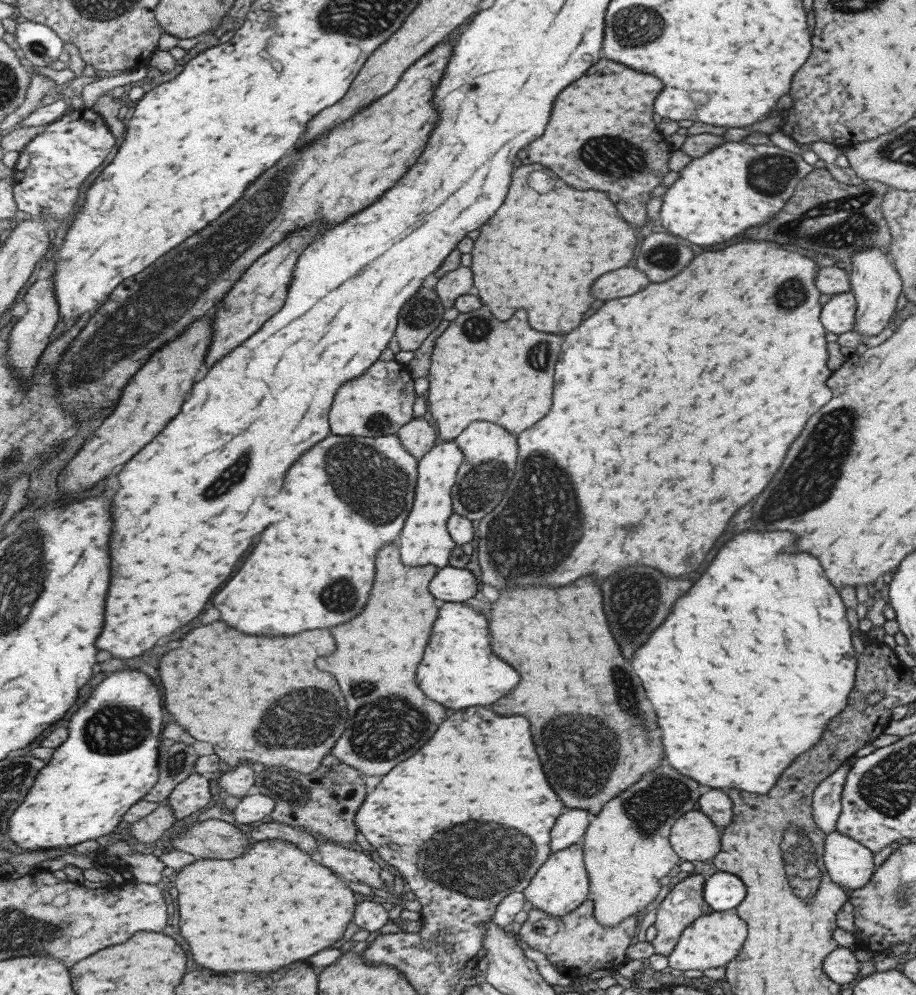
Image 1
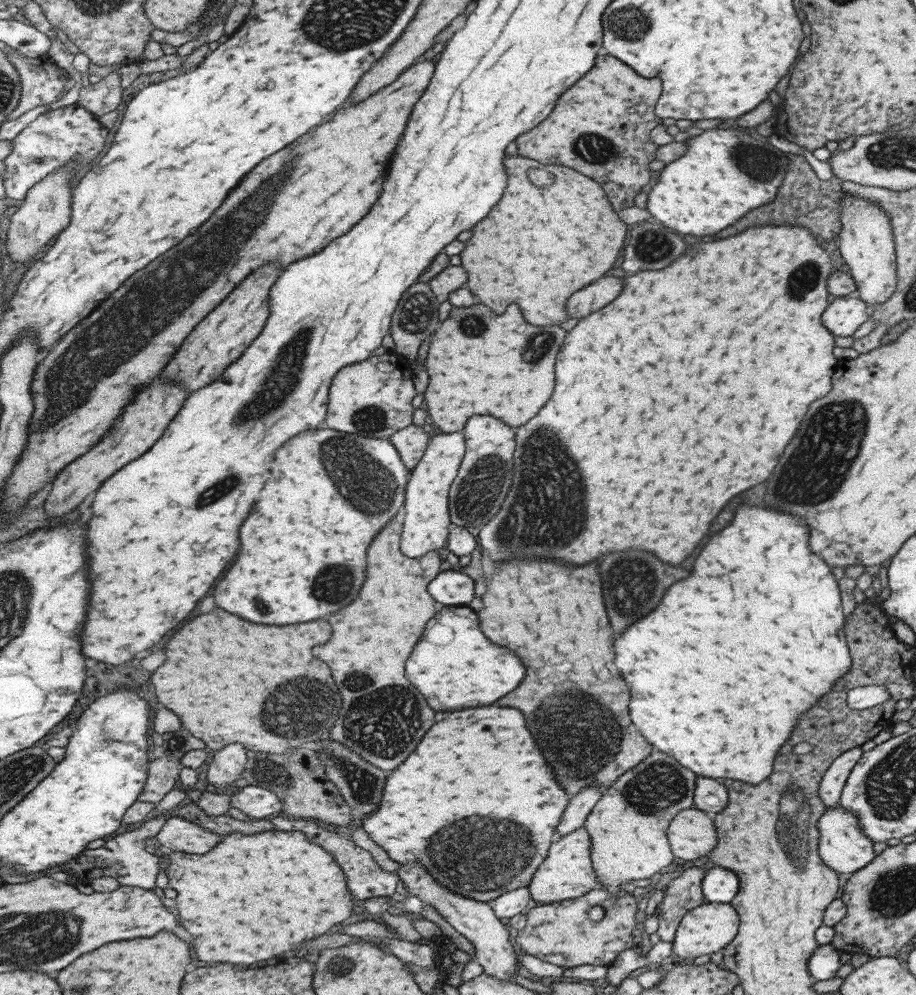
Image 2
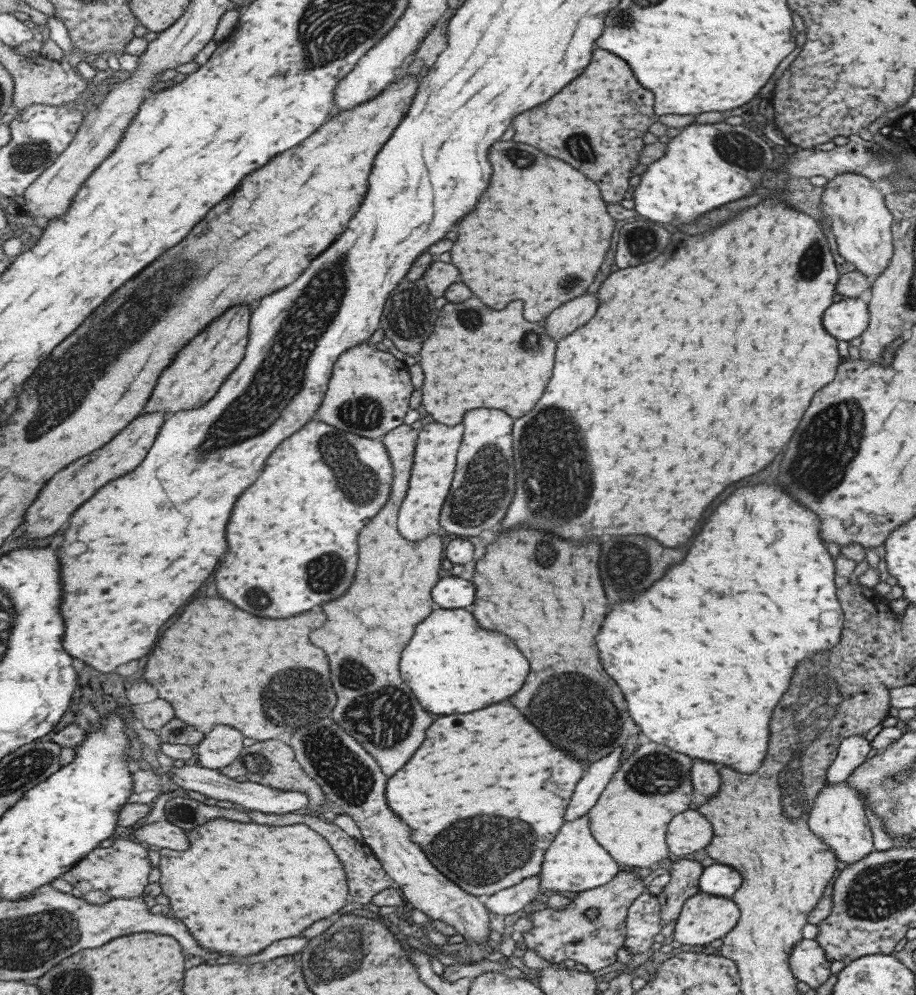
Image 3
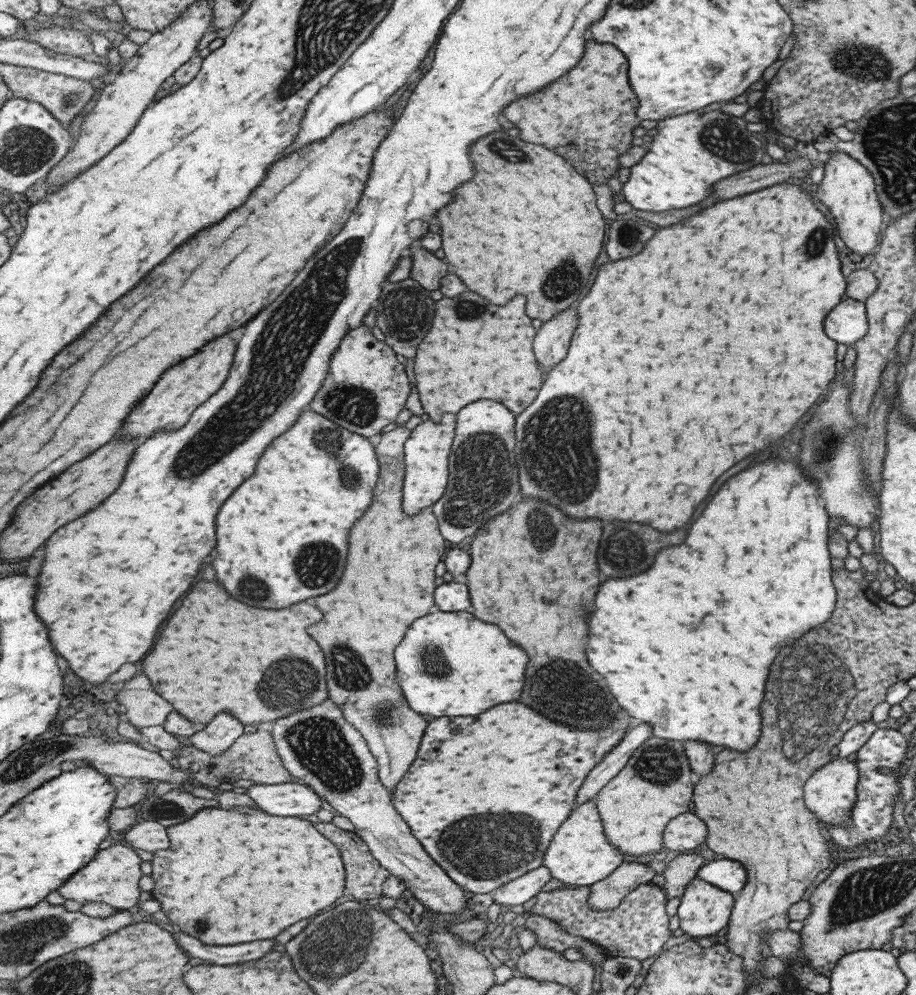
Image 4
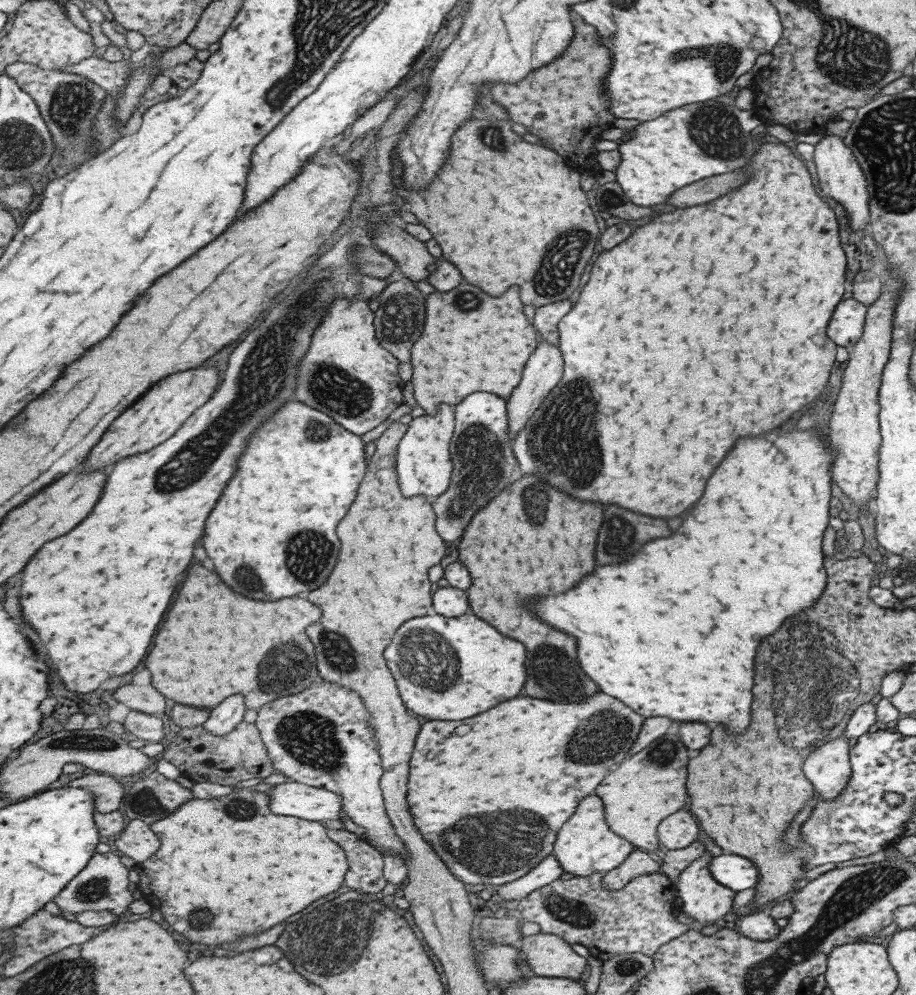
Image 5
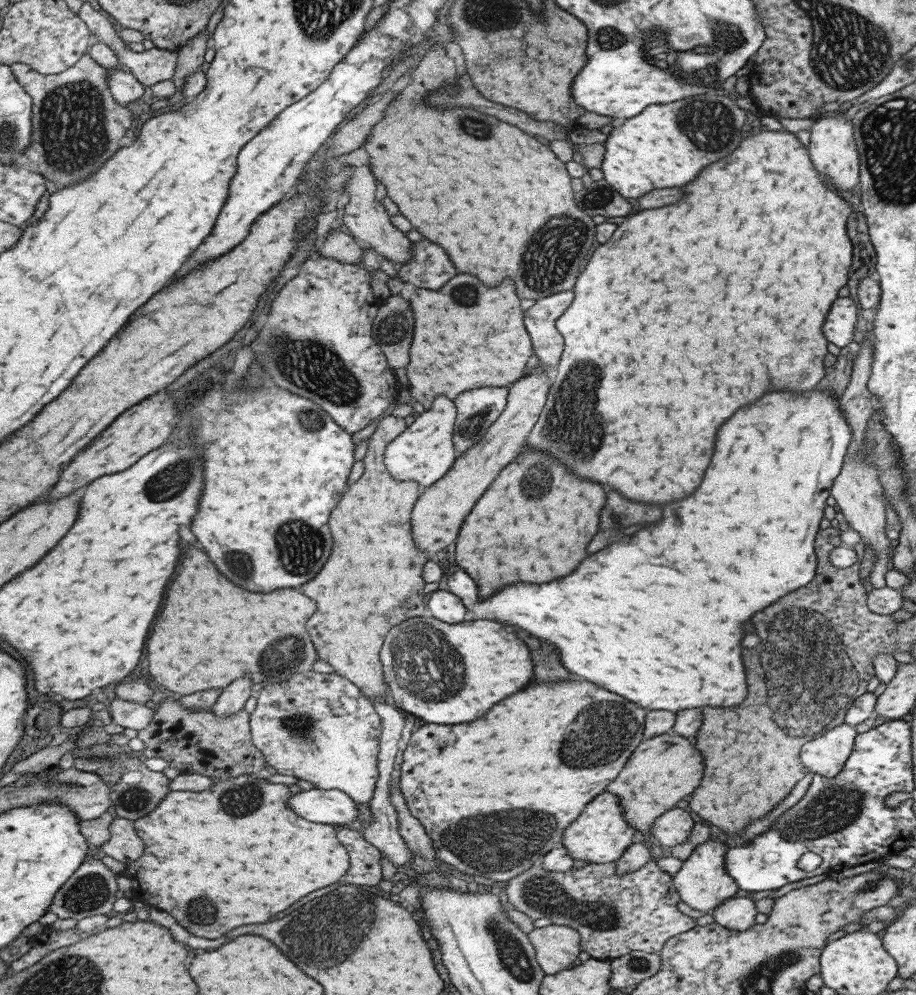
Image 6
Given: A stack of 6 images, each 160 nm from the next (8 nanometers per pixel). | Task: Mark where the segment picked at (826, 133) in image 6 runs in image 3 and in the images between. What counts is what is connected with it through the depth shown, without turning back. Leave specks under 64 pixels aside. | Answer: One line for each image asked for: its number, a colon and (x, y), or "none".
3: (860, 222)
4: (846, 188)
5: (840, 177)

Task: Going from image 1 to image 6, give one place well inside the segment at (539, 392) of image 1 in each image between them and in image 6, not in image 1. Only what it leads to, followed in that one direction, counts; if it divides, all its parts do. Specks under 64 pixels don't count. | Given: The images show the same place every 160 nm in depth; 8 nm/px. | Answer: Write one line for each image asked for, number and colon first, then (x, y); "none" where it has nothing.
2: (513, 379)
3: (504, 362)
4: (490, 357)
5: (473, 343)
6: (451, 354)

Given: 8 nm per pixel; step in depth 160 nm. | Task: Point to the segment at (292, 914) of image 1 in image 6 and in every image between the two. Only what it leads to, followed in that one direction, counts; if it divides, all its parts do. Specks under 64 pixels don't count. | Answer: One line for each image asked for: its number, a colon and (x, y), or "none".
2: (255, 896)
3: (240, 887)
4: (231, 876)
5: (227, 867)
6: (234, 854)

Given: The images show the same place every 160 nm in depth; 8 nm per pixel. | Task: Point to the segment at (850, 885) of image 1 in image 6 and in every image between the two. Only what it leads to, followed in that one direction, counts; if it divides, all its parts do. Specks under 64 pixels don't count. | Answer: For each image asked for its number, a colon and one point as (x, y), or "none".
2: (842, 846)
3: (837, 817)
4: (829, 792)
5: (827, 768)
6: (824, 755)

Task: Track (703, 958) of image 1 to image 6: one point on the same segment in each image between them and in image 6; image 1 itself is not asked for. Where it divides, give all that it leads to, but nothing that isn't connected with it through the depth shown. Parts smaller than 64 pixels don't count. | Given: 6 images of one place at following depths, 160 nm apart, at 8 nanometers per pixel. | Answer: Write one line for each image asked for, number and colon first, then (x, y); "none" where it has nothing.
2: (704, 929)
3: (703, 917)
4: (704, 909)
5: (702, 898)
6: (701, 882)

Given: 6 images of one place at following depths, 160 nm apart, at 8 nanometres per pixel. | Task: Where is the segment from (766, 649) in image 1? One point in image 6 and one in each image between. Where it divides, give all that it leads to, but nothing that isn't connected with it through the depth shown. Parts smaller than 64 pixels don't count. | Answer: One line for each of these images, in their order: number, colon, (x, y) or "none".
2: (718, 673)
3: (757, 573)
4: (686, 646)
5: (672, 631)
6: (655, 617)

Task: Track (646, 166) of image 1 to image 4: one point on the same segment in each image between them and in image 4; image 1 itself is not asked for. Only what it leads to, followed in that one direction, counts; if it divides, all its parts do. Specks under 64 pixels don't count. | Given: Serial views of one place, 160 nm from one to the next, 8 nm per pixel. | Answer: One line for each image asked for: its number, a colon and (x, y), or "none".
2: (611, 103)
3: (601, 116)
4: (587, 117)

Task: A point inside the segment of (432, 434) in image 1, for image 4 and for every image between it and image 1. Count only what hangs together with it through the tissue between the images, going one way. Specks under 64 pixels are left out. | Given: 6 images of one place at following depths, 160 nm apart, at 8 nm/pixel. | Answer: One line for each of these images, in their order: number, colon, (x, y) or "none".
2: (412, 442)
3: (368, 628)
4: (366, 618)

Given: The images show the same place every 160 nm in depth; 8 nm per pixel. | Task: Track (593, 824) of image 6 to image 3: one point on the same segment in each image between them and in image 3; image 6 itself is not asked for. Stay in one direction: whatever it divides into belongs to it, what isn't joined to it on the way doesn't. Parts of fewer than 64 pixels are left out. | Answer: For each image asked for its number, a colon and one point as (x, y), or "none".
3: (574, 861)
4: (578, 853)
5: (584, 844)

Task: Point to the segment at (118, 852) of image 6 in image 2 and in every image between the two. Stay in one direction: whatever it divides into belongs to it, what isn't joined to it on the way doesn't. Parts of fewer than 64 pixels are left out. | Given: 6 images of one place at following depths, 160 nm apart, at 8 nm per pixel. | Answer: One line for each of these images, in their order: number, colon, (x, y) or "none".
2: (179, 835)
3: (164, 834)
4: (151, 836)
5: (139, 841)

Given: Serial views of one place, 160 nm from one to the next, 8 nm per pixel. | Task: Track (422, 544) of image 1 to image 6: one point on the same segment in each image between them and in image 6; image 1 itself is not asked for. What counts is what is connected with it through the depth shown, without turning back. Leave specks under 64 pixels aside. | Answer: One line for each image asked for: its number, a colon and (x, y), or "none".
2: (427, 521)
3: (438, 446)
4: (427, 452)
5: (425, 466)
6: (424, 453)

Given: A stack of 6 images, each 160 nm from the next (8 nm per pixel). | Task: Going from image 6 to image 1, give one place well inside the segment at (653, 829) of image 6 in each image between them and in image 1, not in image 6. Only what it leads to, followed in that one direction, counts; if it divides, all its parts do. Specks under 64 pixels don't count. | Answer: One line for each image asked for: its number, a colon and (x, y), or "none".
1: (693, 836)
2: (690, 834)
3: (687, 832)
4: (684, 832)
5: (678, 830)

